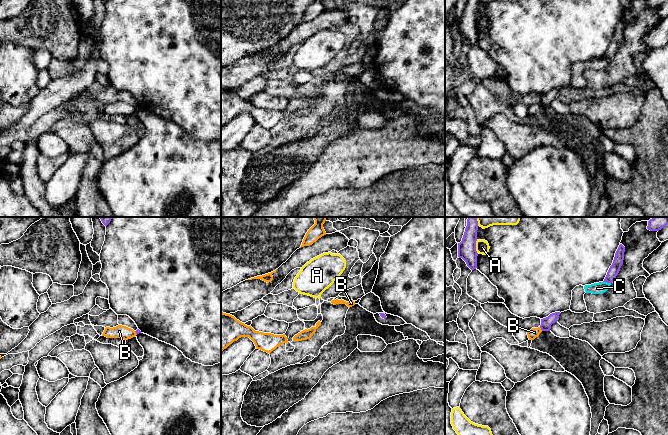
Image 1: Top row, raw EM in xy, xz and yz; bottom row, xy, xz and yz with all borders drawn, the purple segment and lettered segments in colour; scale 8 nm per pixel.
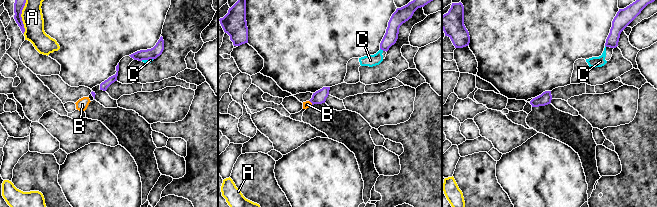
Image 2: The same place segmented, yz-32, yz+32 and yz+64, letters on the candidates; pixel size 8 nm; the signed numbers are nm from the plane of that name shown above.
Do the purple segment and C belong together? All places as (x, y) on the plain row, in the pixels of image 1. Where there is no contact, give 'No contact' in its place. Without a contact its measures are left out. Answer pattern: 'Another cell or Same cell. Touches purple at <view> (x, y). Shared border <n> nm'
Another cell. Touches purple at yz (607, 58). Shared border 70 nm

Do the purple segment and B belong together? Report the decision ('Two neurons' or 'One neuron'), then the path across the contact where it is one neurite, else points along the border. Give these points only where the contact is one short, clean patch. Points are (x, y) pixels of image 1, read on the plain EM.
Two neurons. Boundary: yz (539, 103), (542, 106)

